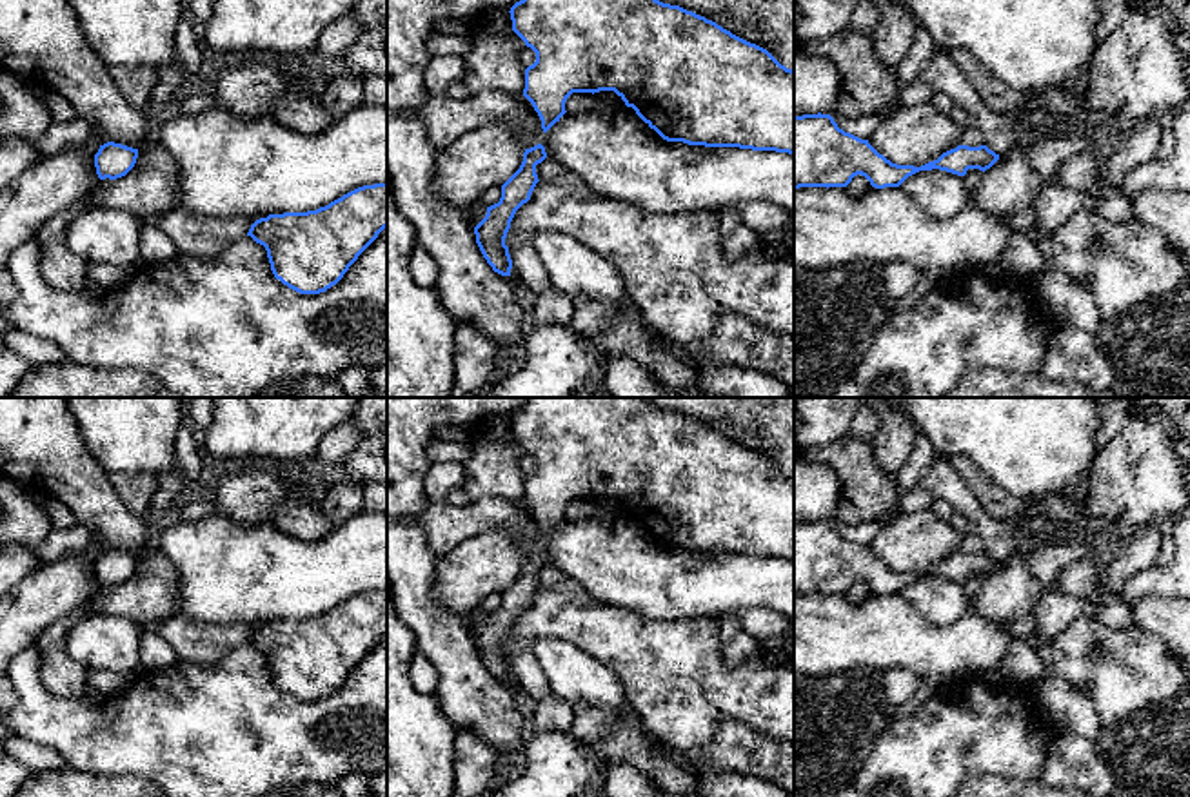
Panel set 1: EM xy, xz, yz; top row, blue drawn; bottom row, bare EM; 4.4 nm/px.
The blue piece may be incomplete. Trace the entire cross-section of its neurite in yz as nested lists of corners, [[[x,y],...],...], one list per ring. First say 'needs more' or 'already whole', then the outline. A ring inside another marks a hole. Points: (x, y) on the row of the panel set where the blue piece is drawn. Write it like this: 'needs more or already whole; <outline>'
already whole; [[[830,114],[794,116],[794,189],[847,187],[854,176],[865,176],[872,187],[899,187],[919,171],[947,171],[965,176],[968,169],[987,171],[999,154],[987,145],[957,145],[921,167],[897,165],[879,154],[868,140],[838,127]]]

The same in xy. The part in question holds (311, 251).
already whole; [[[387,183],[358,187],[325,207],[269,214],[247,236],[263,245],[271,271],[300,294],[336,285],[387,227]]]

